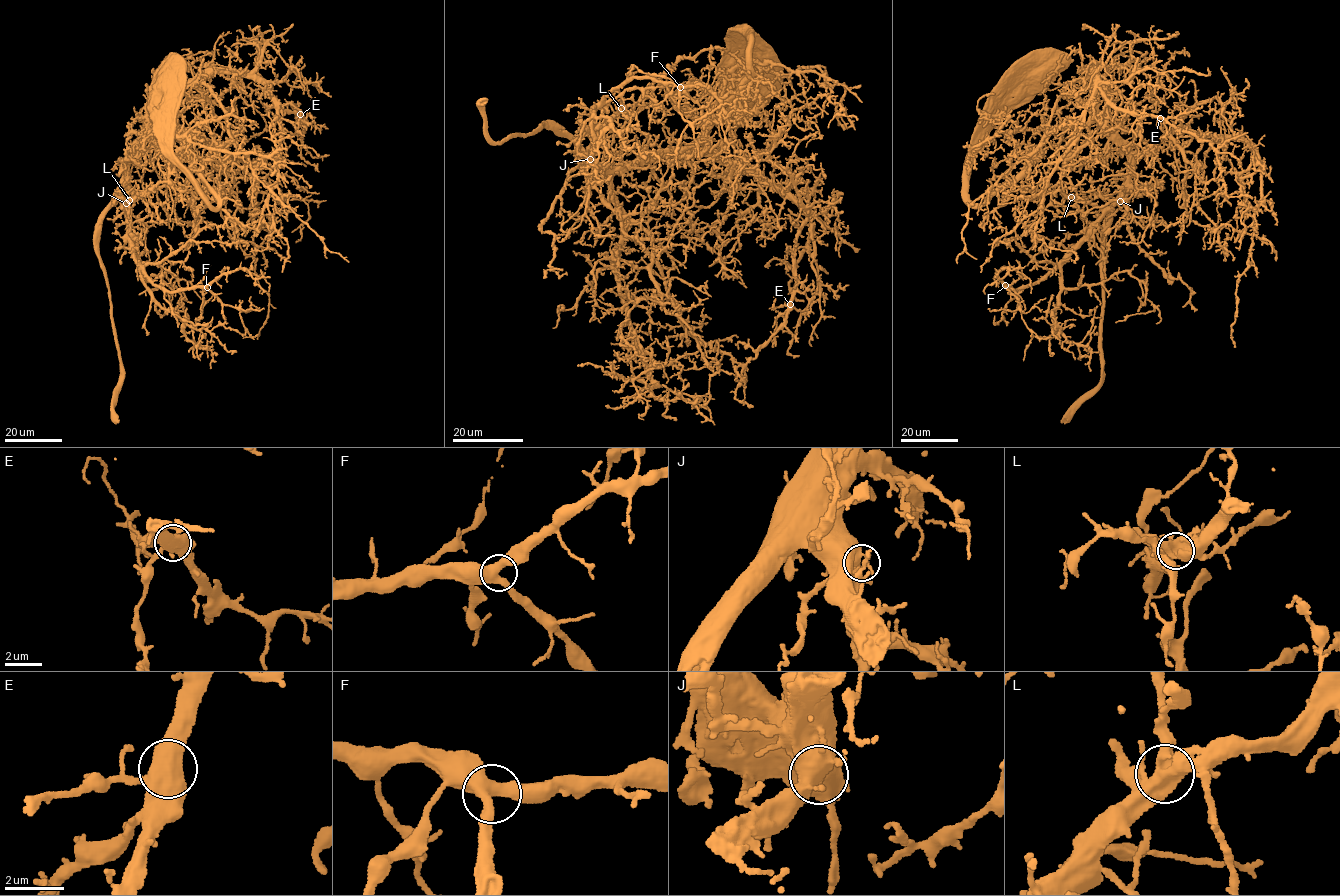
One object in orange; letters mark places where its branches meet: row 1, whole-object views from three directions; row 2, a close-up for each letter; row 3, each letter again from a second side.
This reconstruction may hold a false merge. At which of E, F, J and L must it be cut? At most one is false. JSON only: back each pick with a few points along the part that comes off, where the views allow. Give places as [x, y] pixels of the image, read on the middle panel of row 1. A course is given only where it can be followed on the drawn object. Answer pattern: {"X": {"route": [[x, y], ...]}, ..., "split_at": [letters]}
{"split_at": []}

